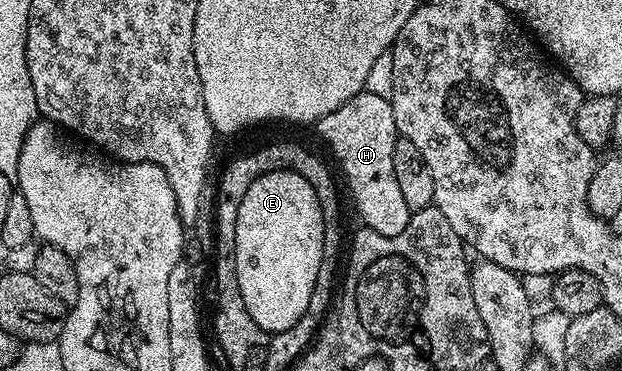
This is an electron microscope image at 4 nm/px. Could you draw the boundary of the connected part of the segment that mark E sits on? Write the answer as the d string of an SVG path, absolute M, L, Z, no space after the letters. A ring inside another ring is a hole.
M277 170L263 173L246 190L238 206L236 223L236 273L238 290L242 290L242 302L250 310L250 318L265 334L290 330L306 314L314 286L318 282L320 264L324 261L324 215L318 202L318 194L307 178L298 170Z

